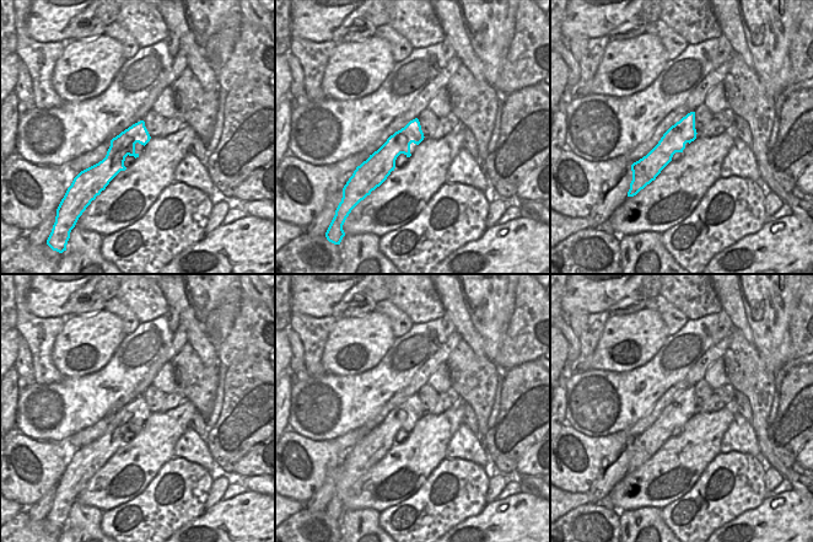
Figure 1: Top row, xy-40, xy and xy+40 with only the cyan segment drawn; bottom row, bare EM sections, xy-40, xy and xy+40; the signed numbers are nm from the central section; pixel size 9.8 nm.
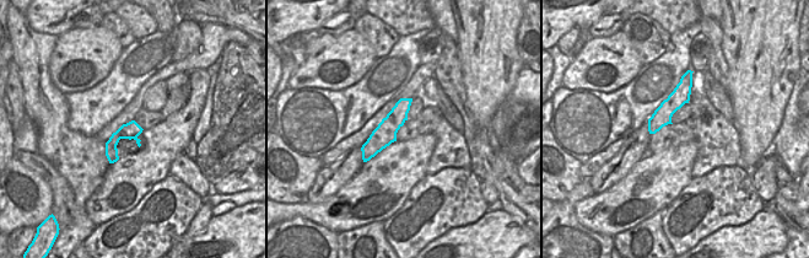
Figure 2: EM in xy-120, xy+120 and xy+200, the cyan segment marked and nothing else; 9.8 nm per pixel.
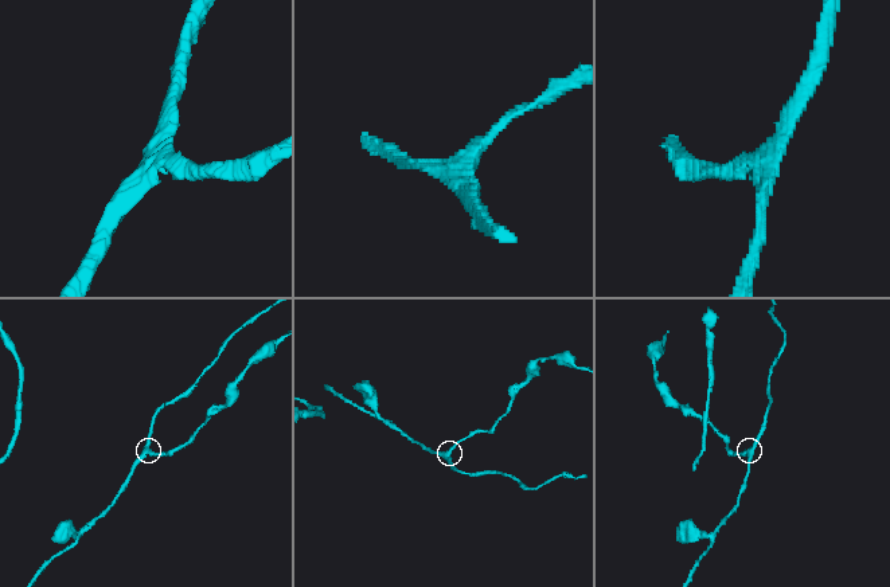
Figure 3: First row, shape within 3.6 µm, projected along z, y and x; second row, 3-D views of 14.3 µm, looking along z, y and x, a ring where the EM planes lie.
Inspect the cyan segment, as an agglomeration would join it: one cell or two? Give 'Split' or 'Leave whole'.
Split

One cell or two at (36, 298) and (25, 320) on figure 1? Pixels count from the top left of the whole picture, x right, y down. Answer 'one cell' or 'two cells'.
two cells

